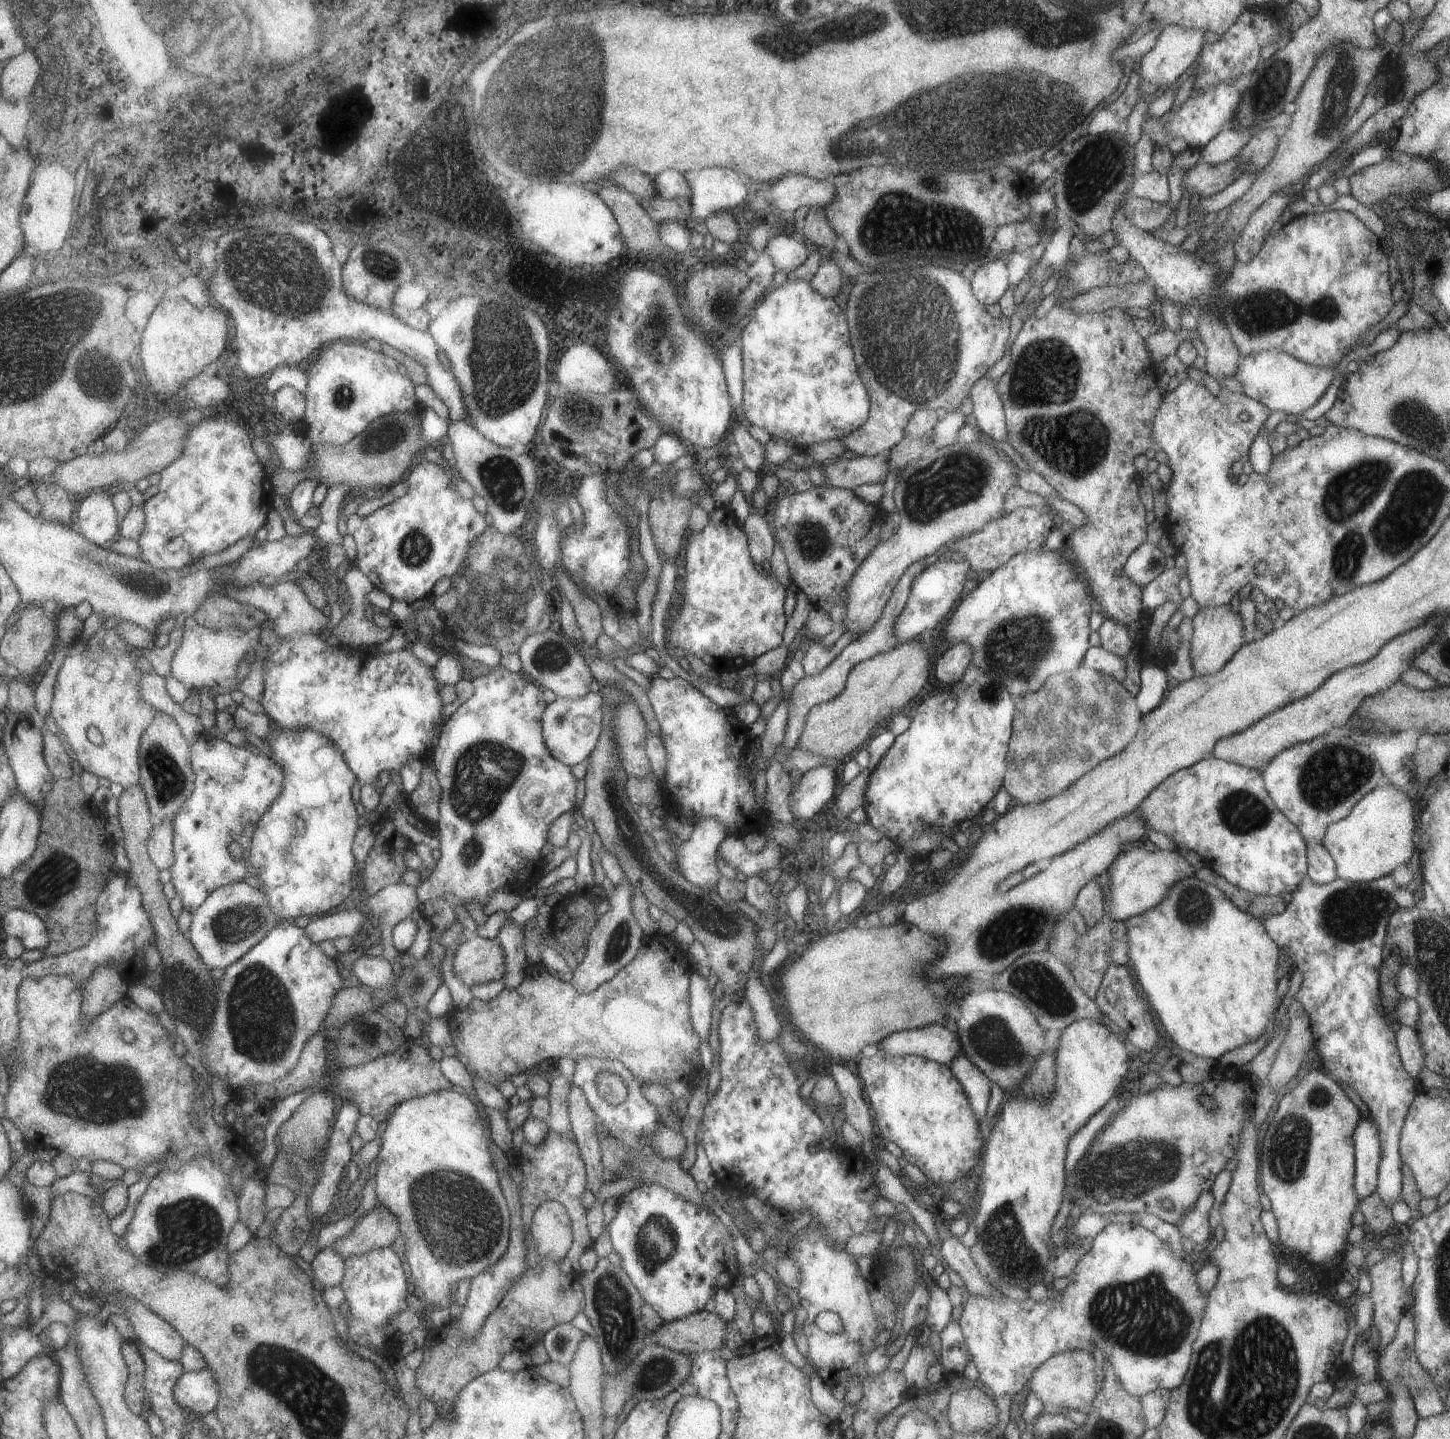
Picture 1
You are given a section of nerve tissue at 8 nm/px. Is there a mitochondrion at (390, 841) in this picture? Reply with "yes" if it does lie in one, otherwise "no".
no

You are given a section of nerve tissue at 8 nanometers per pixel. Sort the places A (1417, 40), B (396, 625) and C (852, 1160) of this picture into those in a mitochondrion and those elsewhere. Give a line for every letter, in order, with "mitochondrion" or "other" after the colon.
A: other
B: other
C: other

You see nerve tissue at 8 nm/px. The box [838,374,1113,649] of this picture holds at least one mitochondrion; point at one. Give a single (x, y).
(960, 478)

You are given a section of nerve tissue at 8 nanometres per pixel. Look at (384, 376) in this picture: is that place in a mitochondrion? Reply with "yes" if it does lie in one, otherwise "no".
no

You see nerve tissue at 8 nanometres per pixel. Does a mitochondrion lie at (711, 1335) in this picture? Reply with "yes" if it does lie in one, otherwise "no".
no

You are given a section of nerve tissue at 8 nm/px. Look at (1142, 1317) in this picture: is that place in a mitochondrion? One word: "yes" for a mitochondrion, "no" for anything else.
yes

